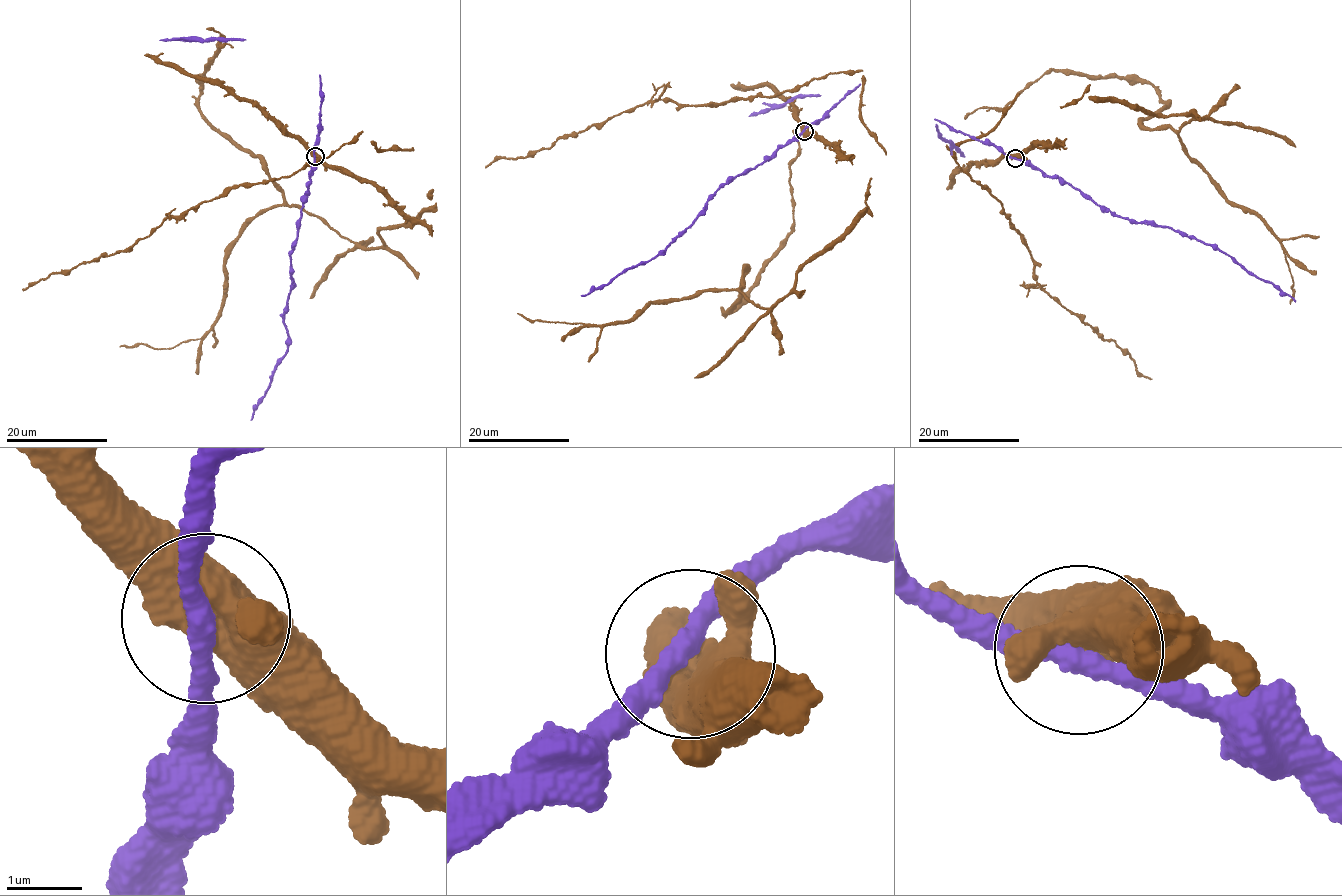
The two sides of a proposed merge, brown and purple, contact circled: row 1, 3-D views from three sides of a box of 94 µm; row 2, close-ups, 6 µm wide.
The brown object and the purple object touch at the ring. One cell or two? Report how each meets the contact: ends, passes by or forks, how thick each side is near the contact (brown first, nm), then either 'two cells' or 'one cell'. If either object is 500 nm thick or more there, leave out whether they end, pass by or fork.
brown forks | purple passes by | 480/280 nm | one cell

